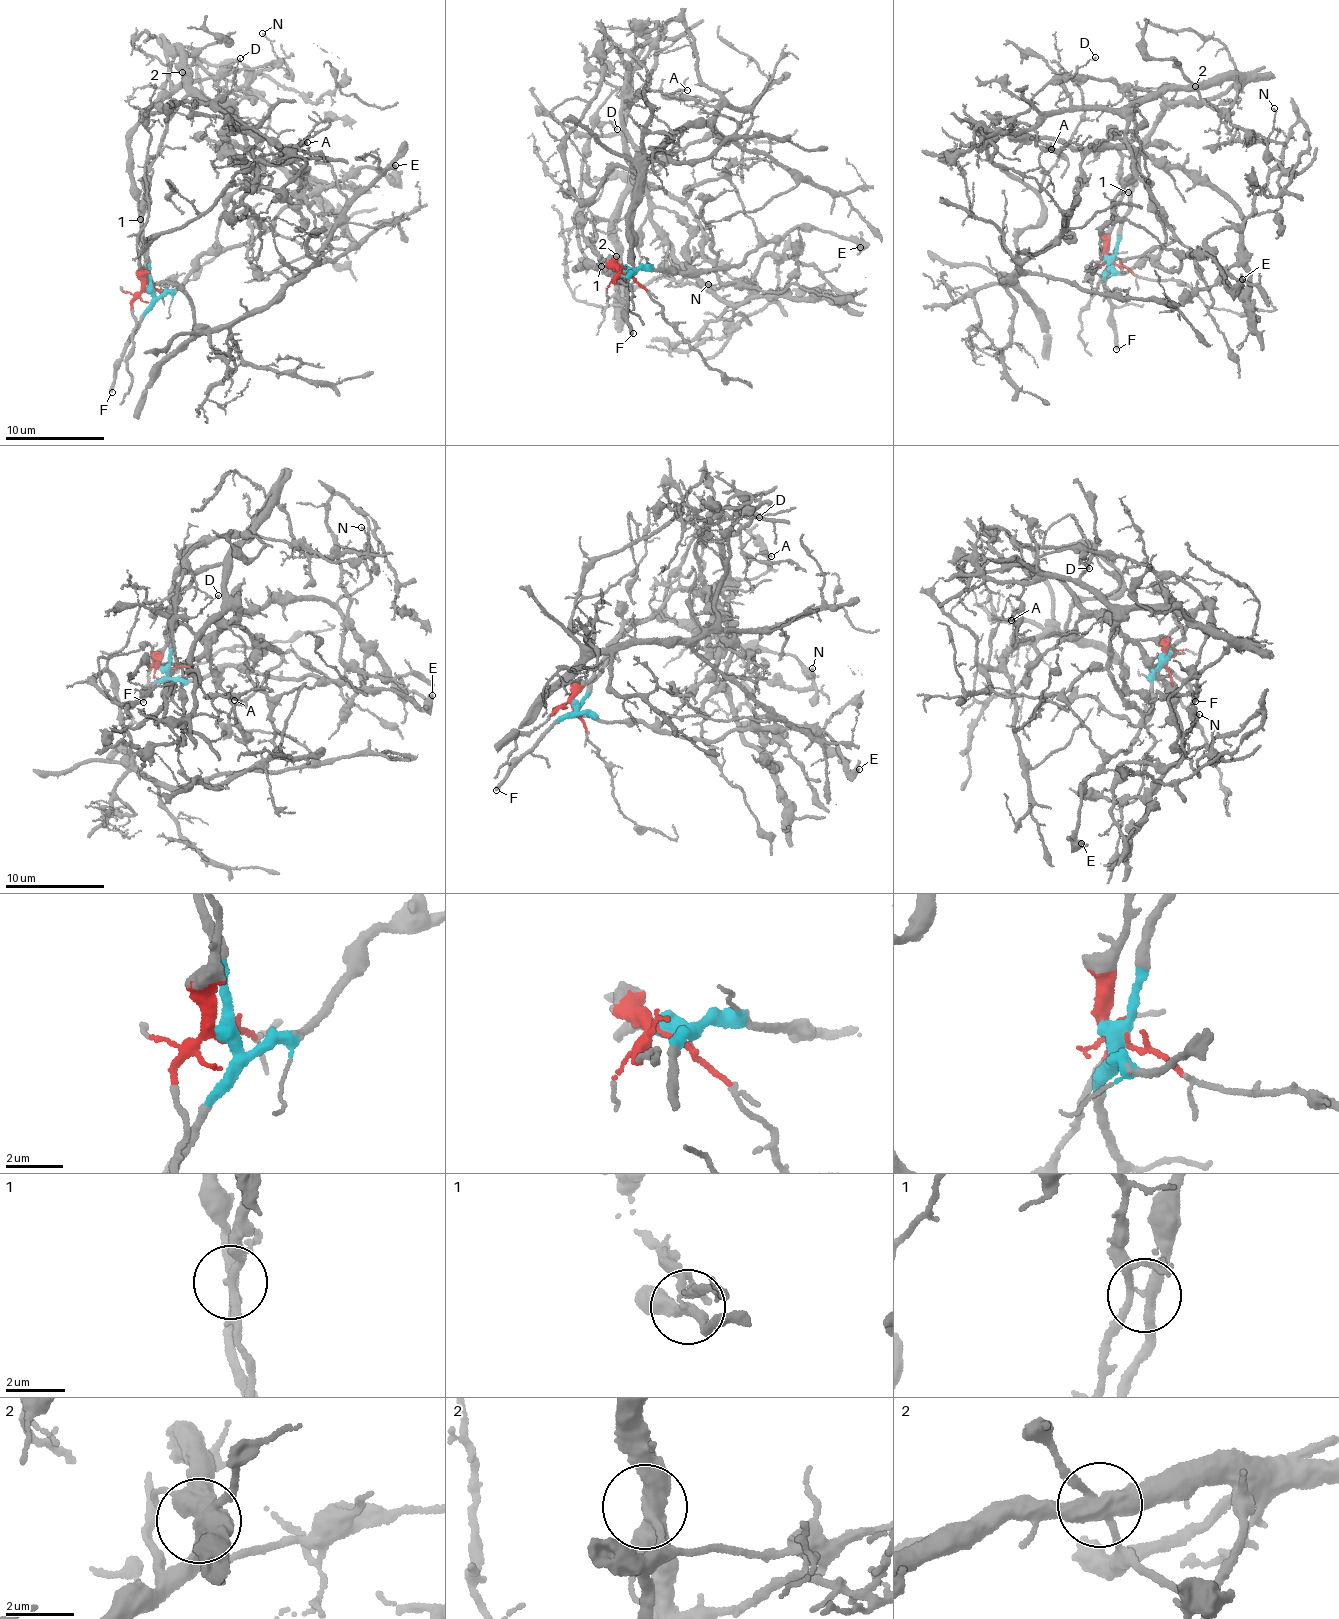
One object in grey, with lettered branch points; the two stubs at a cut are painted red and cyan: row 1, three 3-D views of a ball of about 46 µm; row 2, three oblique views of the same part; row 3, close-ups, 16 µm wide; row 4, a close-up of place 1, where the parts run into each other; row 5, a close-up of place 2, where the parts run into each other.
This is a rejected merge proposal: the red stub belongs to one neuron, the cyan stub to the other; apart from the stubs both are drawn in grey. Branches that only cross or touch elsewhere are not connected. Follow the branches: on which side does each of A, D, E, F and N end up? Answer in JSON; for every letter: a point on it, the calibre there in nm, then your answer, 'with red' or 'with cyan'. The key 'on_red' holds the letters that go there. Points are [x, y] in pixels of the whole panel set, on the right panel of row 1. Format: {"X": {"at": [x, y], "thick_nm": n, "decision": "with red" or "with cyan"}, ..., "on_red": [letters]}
{"A": {"at": [1051, 149], "thick_nm": 140, "decision": "with red"}, "D": {"at": [1095, 57], "thick_nm": 100, "decision": "with cyan"}, "E": {"at": [1242, 279], "thick_nm": 260, "decision": "with cyan"}, "F": {"at": [1116, 349], "thick_nm": 280, "decision": "with cyan"}, "N": {"at": [1274, 108], "thick_nm": 110, "decision": "with red"}, "on_red": ["A", "N"]}

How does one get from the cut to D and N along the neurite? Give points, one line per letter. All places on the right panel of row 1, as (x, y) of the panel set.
D: (1110, 260), (1128, 208), (1133, 164), (1162, 100), (1132, 86), (1070, 79), (1064, 75), (1070, 76), (1094, 57)
N: (1110, 260), (1135, 102), (1230, 81), (1229, 132), (1240, 143), (1266, 142), (1275, 107)

